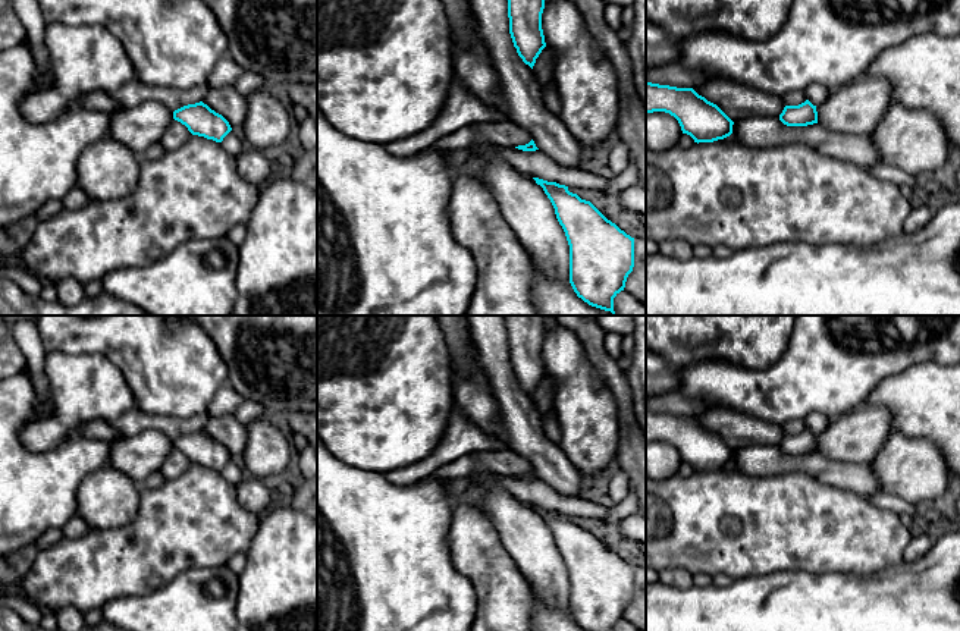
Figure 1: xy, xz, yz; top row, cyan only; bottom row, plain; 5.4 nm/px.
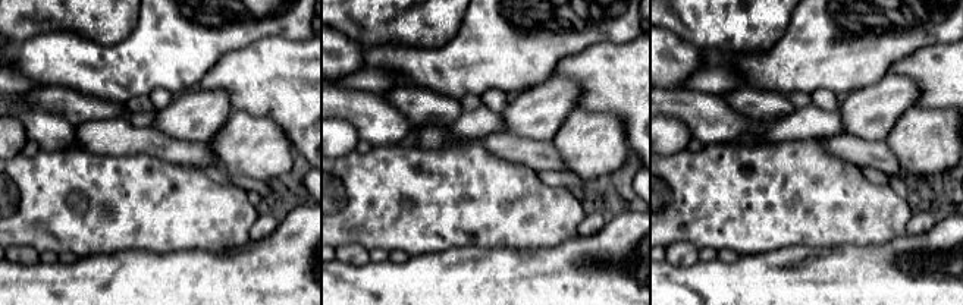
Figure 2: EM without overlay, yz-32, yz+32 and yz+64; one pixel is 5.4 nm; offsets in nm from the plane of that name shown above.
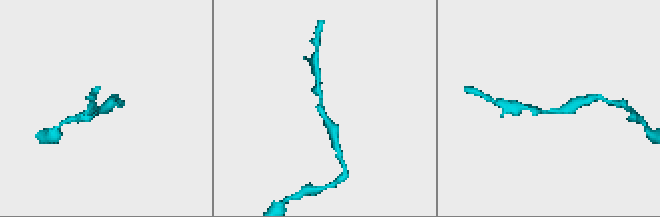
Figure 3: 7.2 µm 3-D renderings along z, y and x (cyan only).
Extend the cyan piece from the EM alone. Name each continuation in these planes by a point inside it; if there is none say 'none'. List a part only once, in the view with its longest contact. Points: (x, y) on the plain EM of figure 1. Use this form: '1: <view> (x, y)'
none

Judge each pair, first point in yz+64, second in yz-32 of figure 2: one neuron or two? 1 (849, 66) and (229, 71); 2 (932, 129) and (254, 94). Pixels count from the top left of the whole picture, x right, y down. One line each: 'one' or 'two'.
1: two
2: two

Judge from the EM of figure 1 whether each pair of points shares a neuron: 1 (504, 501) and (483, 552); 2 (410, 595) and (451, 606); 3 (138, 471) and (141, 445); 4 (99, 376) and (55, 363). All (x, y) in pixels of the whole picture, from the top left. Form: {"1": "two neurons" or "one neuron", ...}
{"1": "two neurons", "2": "one neuron", "3": "one neuron", "4": "one neuron"}

